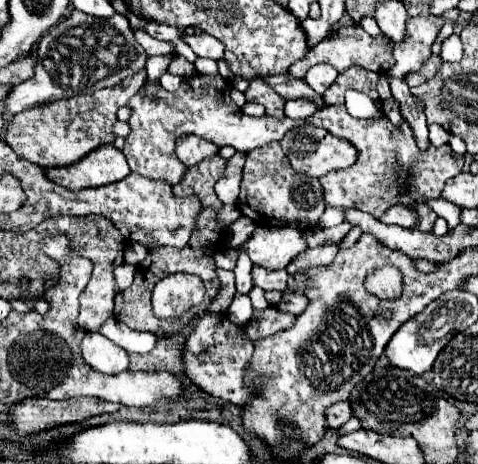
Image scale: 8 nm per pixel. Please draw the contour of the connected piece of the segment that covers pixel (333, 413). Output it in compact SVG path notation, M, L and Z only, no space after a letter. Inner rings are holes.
M337 402L335 406L331 406L331 410L327 410L327 422L335 430L341 424L345 424L349 418L351 418L351 406L349 406L349 402Z

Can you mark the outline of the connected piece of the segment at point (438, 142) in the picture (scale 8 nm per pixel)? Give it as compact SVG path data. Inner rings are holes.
M431 124L431 126L429 126L429 142L431 142L431 144L435 144L435 146L443 146L443 144L447 144L447 142L449 142L449 134L447 134L447 132L443 132L443 128L441 128L441 126Z

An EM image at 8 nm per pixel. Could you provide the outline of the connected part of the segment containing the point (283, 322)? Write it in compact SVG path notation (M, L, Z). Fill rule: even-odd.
M269 306L263 312L255 312L259 316L259 322L253 324L245 324L243 332L251 338L251 340L259 340L265 338L265 334L275 334L279 330L287 330L293 326L295 316L293 314L283 314L279 312L275 306Z

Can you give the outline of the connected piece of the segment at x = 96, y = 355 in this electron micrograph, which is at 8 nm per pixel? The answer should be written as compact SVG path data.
M97 332L85 334L81 342L81 354L93 370L103 374L119 374L129 368L127 352Z

